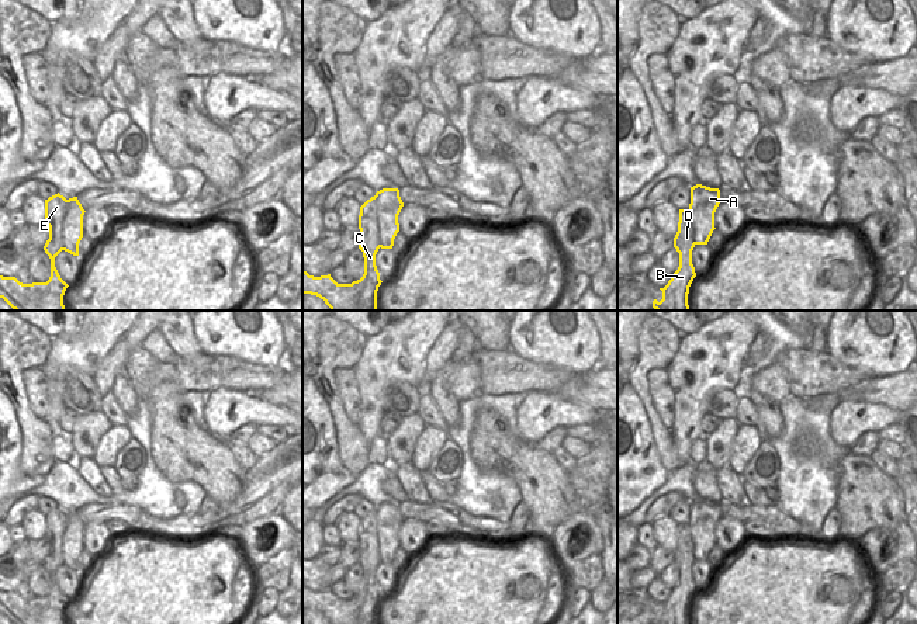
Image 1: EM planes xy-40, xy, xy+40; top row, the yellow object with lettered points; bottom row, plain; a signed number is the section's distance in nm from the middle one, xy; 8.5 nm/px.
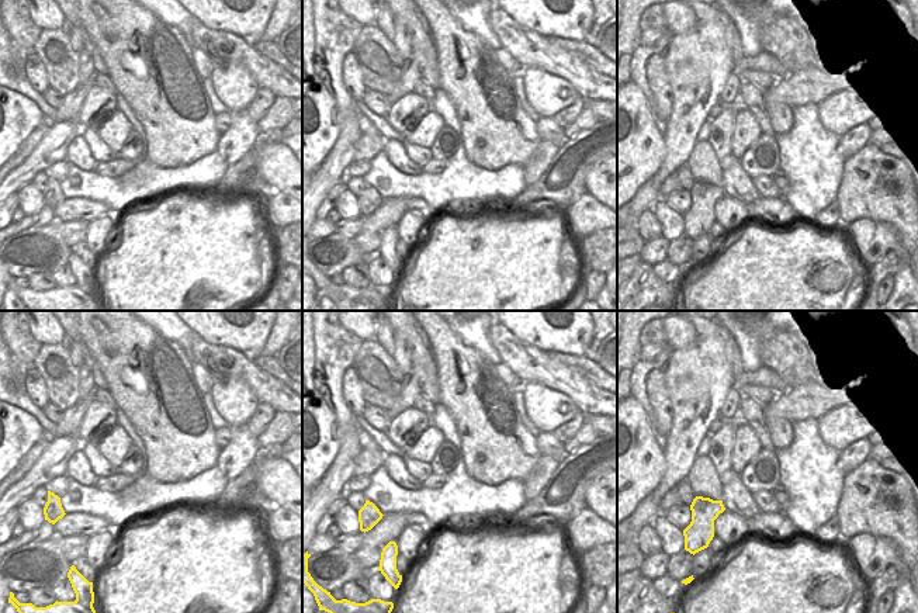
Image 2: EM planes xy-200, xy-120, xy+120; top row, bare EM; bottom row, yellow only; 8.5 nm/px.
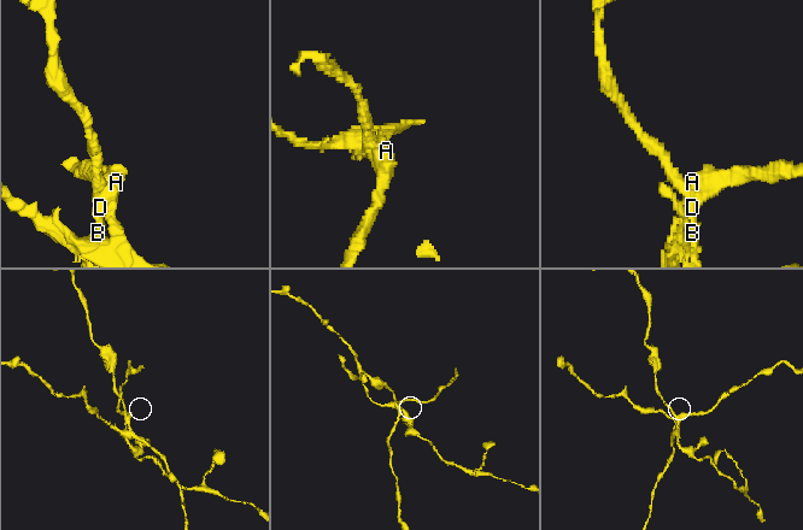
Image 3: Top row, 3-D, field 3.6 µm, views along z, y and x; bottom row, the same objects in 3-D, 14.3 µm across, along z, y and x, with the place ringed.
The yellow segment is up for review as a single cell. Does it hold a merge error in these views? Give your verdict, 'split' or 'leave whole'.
split

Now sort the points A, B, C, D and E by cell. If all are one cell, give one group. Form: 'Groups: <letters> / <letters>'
Groups: A / B C D E.

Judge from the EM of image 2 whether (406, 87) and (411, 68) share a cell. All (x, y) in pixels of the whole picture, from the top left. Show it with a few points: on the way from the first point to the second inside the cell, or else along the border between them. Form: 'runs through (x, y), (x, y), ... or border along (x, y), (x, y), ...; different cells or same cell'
runs through (406, 83), (411, 72); same cell

